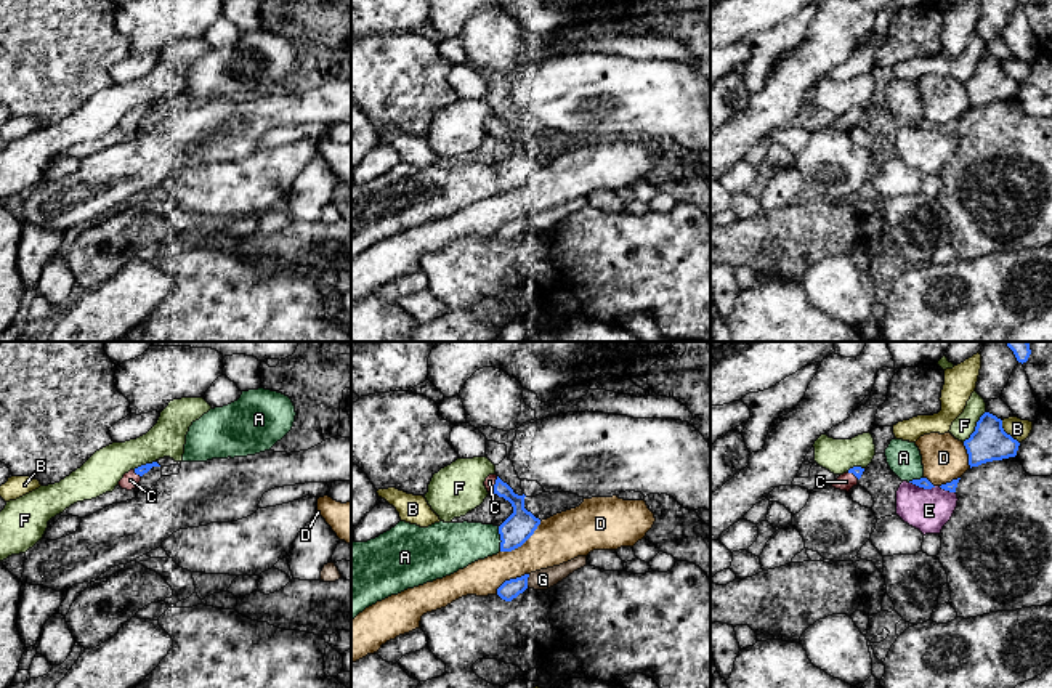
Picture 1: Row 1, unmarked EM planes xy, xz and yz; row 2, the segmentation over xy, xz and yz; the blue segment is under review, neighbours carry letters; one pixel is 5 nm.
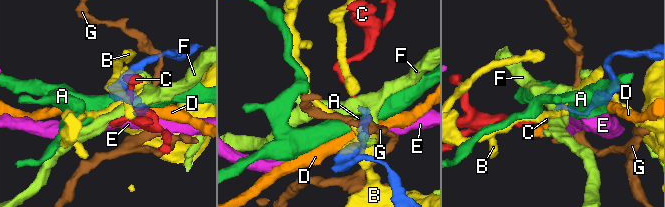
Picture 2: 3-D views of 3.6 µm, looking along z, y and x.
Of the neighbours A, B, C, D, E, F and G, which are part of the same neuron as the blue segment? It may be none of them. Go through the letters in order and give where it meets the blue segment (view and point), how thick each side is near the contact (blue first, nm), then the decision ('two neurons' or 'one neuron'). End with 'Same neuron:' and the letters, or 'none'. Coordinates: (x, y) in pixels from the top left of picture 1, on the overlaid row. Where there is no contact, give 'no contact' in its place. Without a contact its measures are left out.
A: meets blue in xz at (501, 539); 150 nm thick on the blue side, 240 nm on the other; two neurons
B: meets blue in yz at (1006, 433); 180 nm thick on the blue side, 100 nm on the other; two neurons
C: meets blue in xz at (494, 485); 150 nm thick on the blue side, 50 nm on the other; one neuron
D: meets blue in xz at (521, 544); 150 nm thick on the blue side, 240 nm on the other; two neurons
E: meets blue in yz at (922, 486); 50 nm thick on the blue side, 220 nm on the other; two neurons
F: meets blue in yz at (975, 427); 180 nm thick on the blue side, 110 nm on the other; two neurons
G: meets blue in xz at (526, 581); 100 nm thick on the blue side, 100 nm on the other; two neurons
Same neuron: C

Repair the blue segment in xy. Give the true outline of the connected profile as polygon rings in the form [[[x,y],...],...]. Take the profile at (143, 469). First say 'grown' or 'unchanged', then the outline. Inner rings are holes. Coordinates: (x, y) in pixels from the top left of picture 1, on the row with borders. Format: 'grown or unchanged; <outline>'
grown; [[[157,462],[141,465],[135,470],[130,470],[123,475],[123,478],[119,481],[119,486],[122,489],[132,491],[140,488],[141,476],[148,473],[152,467],[160,467]]]

